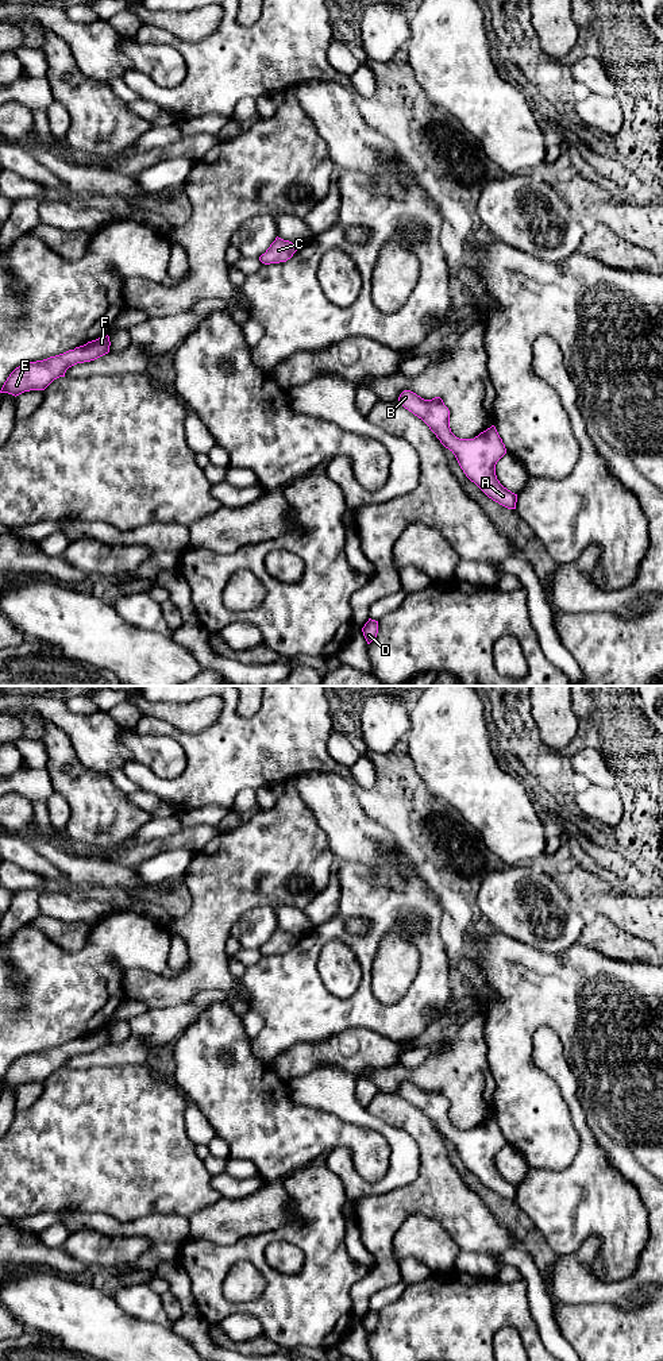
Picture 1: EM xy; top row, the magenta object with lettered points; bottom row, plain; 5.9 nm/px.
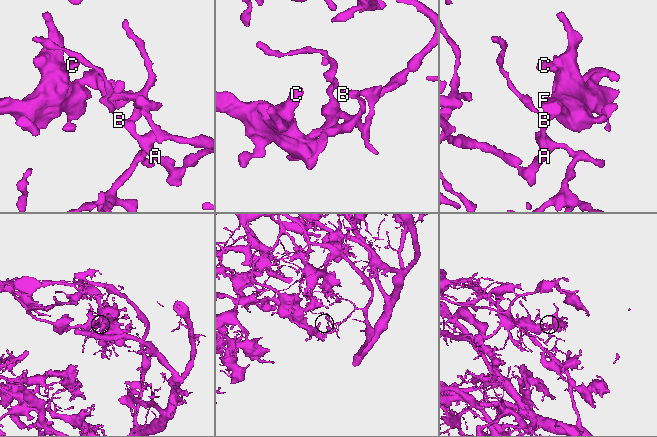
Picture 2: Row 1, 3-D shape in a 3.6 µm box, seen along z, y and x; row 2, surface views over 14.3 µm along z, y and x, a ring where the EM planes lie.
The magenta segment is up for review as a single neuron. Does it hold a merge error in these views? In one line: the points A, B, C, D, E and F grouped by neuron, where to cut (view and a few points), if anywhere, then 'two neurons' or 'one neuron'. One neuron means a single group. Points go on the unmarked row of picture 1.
A B D / C E F | xy (427, 1091), (442, 1092) | two neurons

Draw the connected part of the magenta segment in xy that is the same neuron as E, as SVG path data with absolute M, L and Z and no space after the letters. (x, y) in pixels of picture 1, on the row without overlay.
M109 1028L88 1033L84 1037L43 1052L16 1059L4 1073L0 1084L19 1087L30 1082L45 1082L54 1071L65 1068L69 1059L95 1052L109 1044Z

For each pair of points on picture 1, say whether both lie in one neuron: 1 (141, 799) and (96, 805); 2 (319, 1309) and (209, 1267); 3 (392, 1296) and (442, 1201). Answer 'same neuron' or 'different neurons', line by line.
1: different neurons
2: same neuron
3: different neurons

